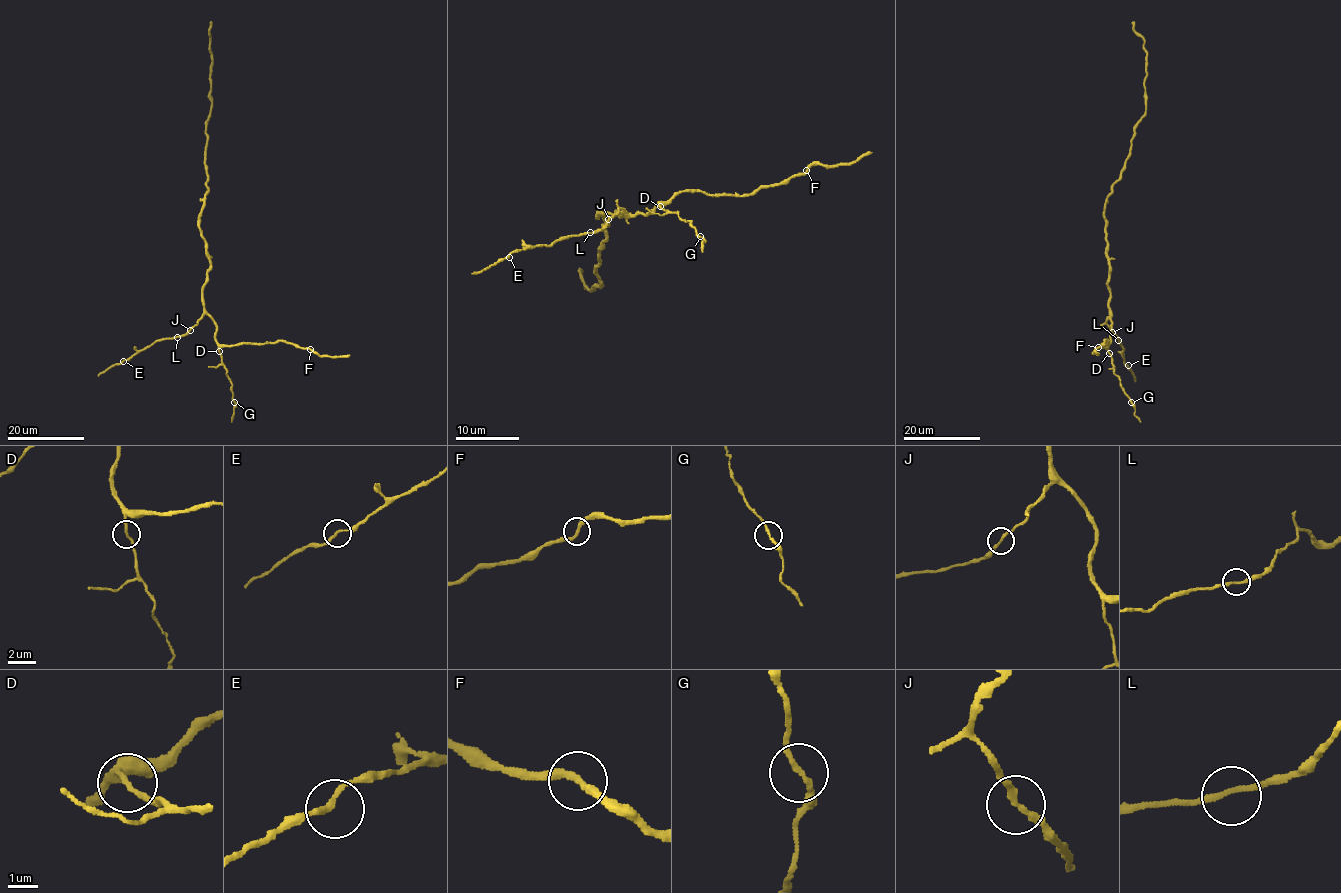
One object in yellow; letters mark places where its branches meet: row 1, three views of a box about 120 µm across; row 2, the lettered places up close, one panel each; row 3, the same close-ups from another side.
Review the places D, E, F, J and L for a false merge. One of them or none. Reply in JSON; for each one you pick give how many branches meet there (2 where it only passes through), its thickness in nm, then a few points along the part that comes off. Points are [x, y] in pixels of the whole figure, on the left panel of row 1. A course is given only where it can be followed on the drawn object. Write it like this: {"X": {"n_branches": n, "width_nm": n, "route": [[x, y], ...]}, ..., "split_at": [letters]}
{"split_at": []}

